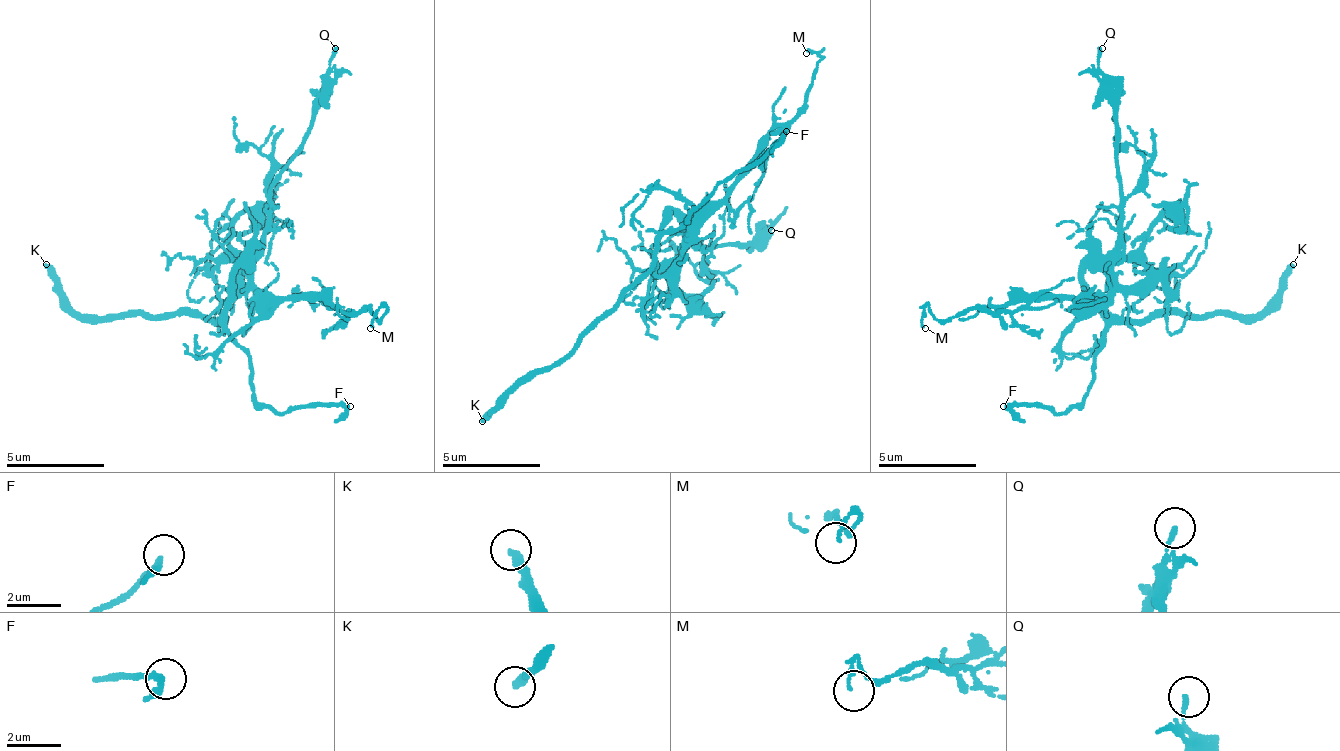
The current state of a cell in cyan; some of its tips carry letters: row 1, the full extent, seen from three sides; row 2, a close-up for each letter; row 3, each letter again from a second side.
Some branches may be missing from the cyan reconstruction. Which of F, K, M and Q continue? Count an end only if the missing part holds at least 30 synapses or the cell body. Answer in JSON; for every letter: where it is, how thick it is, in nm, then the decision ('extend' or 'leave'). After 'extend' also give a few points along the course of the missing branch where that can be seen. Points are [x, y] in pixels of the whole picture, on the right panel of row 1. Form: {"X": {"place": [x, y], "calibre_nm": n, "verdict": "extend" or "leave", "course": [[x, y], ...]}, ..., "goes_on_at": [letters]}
{"F": {"place": [1003, 406], "calibre_nm": 200, "verdict": "leave"}, "K": {"place": [1293, 264], "calibre_nm": 300, "verdict": "extend"}, "M": {"place": [925, 328], "calibre_nm": 120, "verdict": "leave"}, "Q": {"place": [1102, 48], "calibre_nm": 160, "verdict": "leave"}, "goes_on_at": ["K"]}

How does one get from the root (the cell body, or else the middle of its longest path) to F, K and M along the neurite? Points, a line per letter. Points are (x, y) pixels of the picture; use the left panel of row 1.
F: (237, 293), (223, 298), (218, 323), (247, 357), (252, 392), (277, 411), (286, 406), (350, 406)
K: (237, 293), (223, 298), (213, 318), (188, 313), (85, 318), (66, 298), (61, 279), (46, 264)
M: (237, 293), (326, 298), (345, 313), (365, 313), (370, 308), (380, 318), (385, 313), (380, 308), (370, 328)

